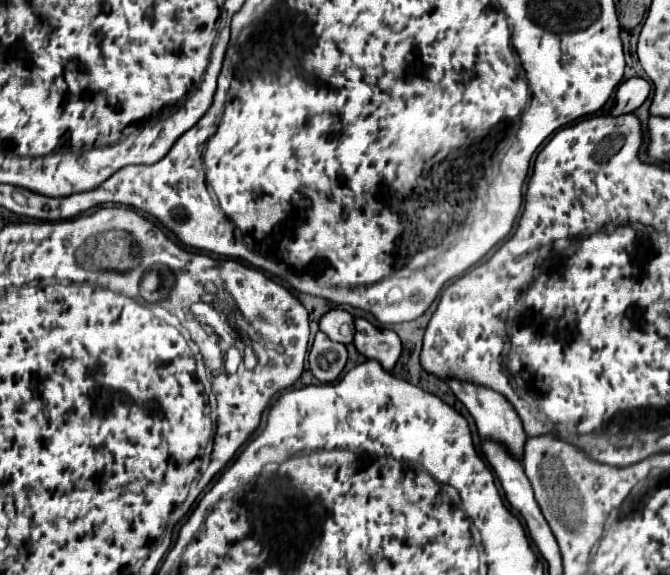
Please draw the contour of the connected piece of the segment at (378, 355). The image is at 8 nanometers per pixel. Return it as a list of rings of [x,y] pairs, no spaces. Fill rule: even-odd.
[[[356,317],[354,327],[356,327],[356,335],[354,335],[356,349],[364,357],[380,361],[382,367],[386,371],[390,371],[396,365],[396,361],[400,357],[400,351],[402,351],[400,337],[390,329],[374,327],[364,317]]]

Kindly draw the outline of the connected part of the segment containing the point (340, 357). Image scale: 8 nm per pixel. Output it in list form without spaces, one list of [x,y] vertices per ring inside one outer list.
[[[320,331],[316,333],[314,345],[308,355],[308,363],[310,363],[310,371],[318,381],[322,383],[336,381],[346,365],[346,359],[348,359],[348,351],[342,343],[330,341]]]

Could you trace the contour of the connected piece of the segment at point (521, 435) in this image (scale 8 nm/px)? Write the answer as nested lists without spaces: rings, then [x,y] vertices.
[[[446,381],[446,383],[452,389],[452,393],[464,403],[464,407],[470,411],[470,415],[474,417],[480,437],[490,437],[494,441],[502,441],[510,453],[514,453],[516,457],[522,457],[522,445],[526,439],[526,433],[522,429],[522,421],[520,421],[516,409],[510,407],[510,403],[506,401],[504,395],[496,393],[494,389],[486,389],[484,385],[470,385],[470,381]]]

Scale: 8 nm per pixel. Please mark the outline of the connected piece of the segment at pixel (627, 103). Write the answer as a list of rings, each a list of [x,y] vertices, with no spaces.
[[[632,77],[632,79],[624,81],[616,91],[616,103],[614,103],[610,115],[620,117],[620,115],[636,111],[646,101],[648,95],[650,95],[650,83],[646,79]]]

